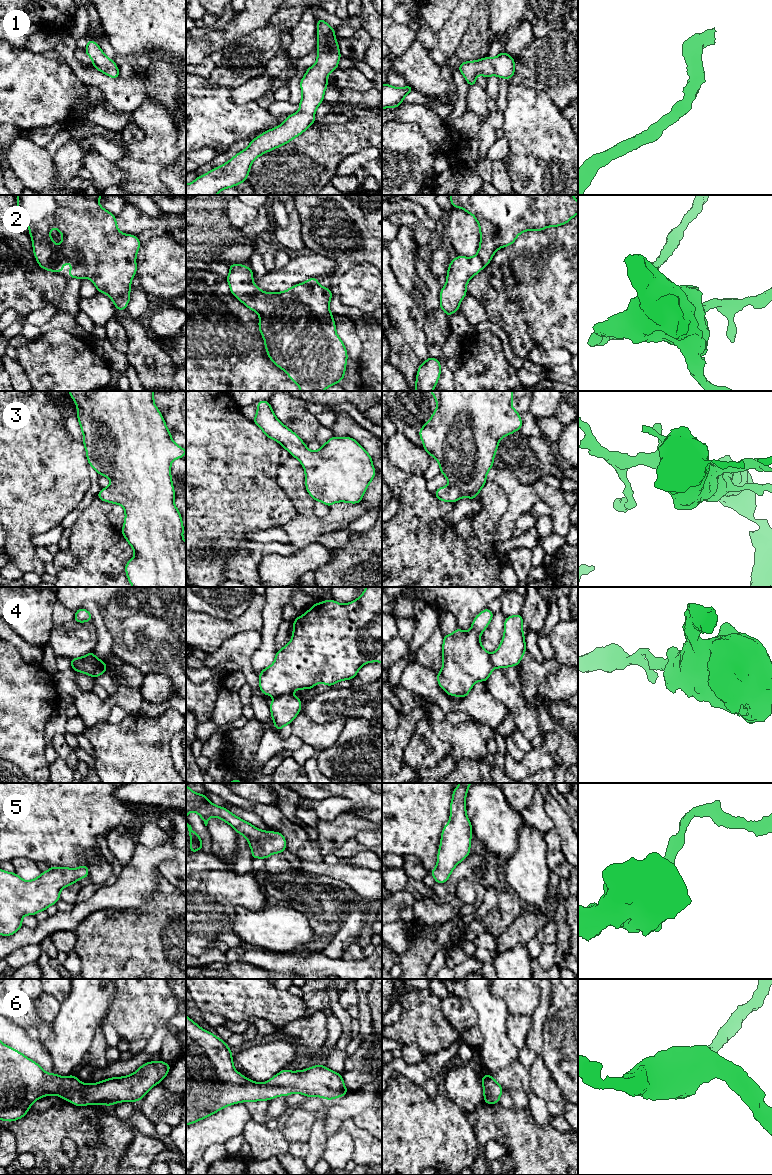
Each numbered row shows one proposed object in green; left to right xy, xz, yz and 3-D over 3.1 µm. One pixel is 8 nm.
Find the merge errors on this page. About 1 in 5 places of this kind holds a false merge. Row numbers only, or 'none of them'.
4

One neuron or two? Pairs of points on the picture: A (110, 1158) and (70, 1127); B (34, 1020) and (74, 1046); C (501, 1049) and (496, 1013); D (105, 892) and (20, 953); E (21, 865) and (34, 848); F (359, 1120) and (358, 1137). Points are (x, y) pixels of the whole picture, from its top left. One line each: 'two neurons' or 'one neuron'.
A: one neuron
B: two neurons
C: one neuron
D: two neurons
E: two neurons
F: two neurons

